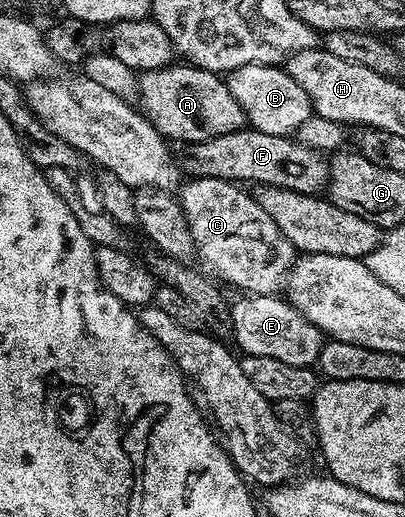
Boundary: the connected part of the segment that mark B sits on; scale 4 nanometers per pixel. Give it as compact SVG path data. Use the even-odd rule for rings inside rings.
M247 64L235 68L227 73L226 83L230 94L234 94L234 102L242 106L245 121L262 134L292 136L302 122L314 115L312 100L306 90L290 78L288 71L275 64Z

